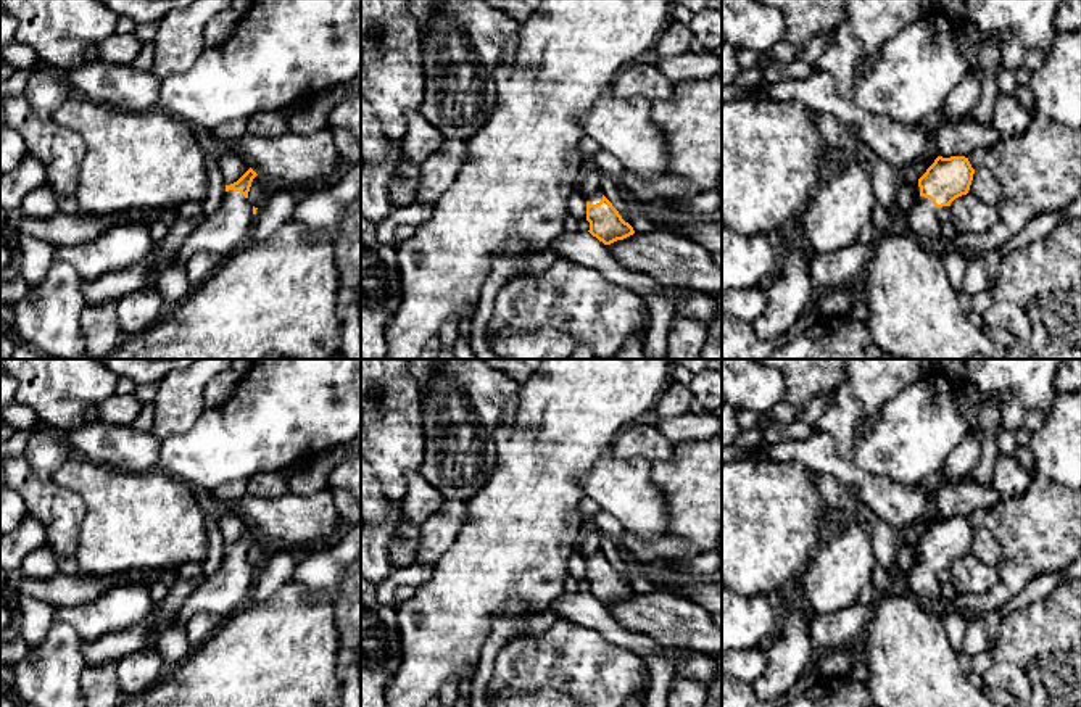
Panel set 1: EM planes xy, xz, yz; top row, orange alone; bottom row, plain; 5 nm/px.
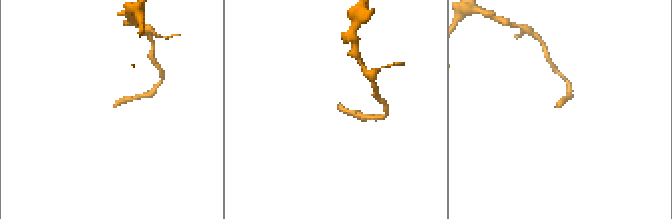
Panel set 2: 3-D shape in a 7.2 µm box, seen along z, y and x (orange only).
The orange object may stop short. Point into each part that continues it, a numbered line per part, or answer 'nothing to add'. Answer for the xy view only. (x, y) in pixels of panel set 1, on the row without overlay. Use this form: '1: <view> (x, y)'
1: xy (227, 590)

